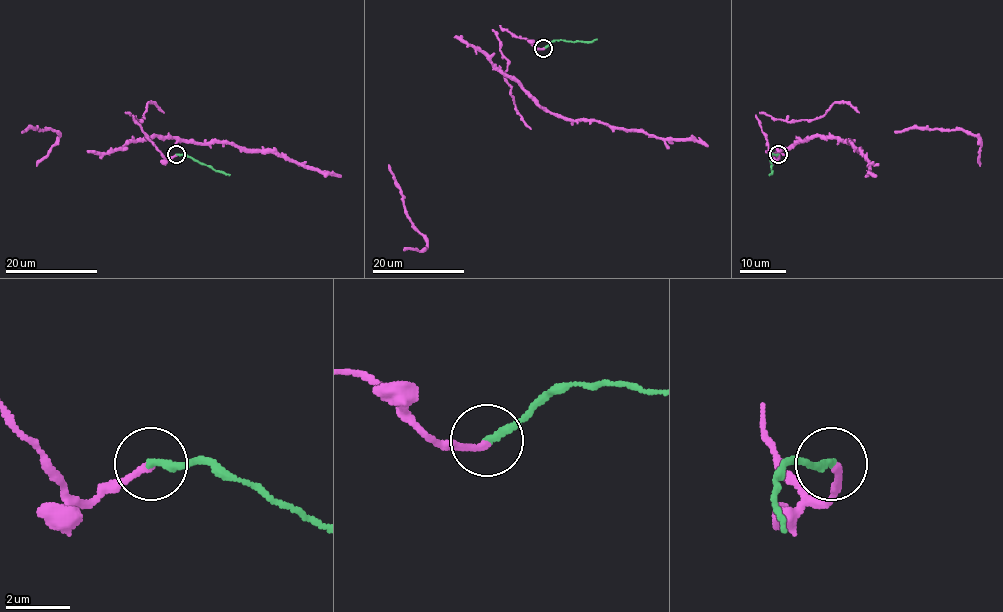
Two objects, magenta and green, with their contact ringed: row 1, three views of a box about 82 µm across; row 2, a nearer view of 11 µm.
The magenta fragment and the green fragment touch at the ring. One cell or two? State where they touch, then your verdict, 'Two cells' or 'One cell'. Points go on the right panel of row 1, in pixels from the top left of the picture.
Place: (778, 154). One cell

